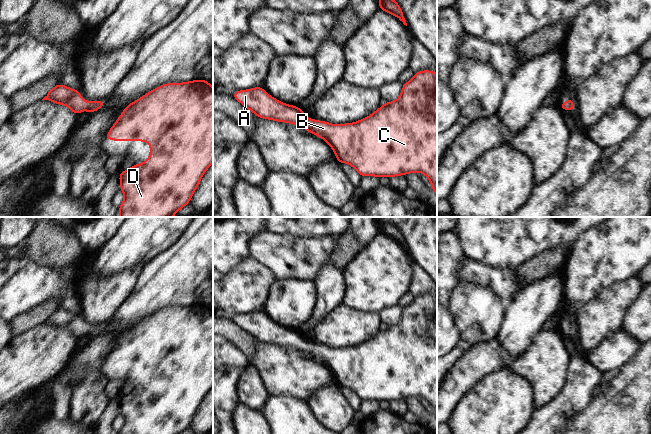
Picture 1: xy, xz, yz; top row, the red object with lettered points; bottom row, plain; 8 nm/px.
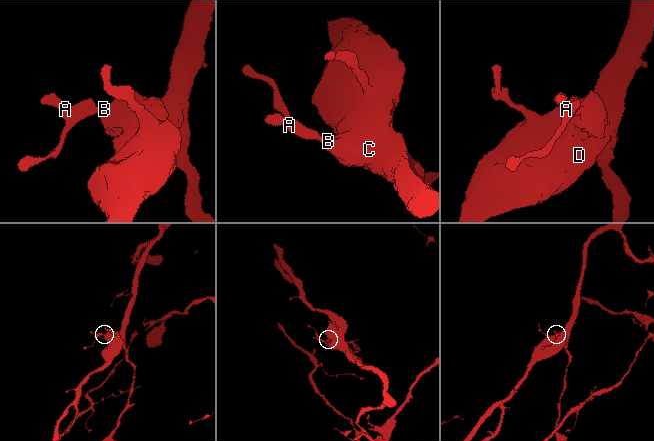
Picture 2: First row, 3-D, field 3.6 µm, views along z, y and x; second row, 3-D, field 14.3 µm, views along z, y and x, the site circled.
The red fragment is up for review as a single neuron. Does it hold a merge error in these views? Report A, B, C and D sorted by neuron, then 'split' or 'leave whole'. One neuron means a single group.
groups A B C D; leave whole

